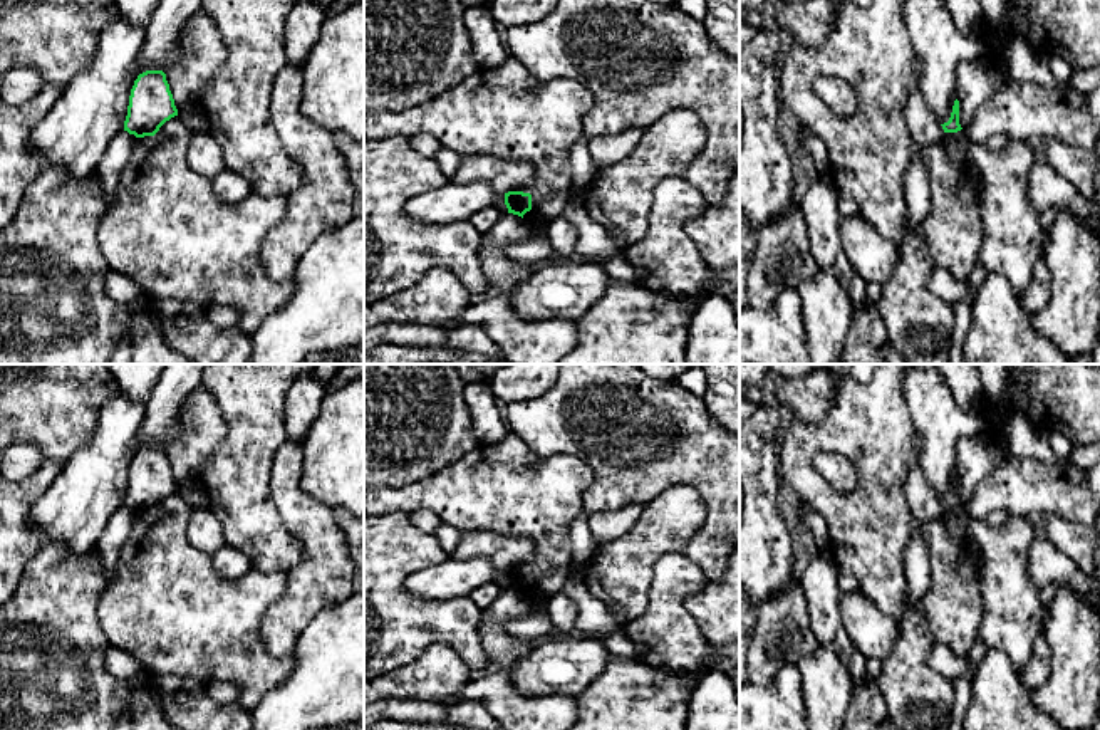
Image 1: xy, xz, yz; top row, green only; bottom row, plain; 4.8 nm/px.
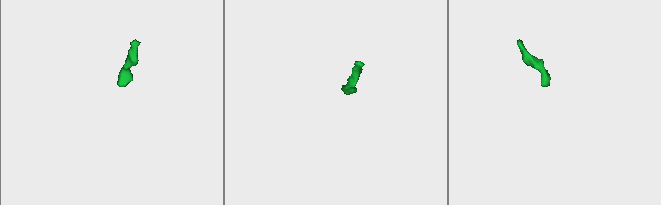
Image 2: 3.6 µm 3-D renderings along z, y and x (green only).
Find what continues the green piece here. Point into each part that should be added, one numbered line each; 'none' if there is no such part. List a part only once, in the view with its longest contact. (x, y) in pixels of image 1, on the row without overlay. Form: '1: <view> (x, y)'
none

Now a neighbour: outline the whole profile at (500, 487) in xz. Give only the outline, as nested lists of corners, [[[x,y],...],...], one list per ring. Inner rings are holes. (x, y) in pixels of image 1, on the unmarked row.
[[[508,431],[501,441],[478,448],[419,482],[399,487],[366,487],[364,515],[384,515],[394,510],[433,510],[446,525],[458,530],[490,530],[523,537],[535,544],[532,586],[523,594],[532,599],[562,592],[572,567],[570,527],[582,514],[584,492],[592,485],[594,472],[572,455],[552,455],[538,460],[523,440]]]

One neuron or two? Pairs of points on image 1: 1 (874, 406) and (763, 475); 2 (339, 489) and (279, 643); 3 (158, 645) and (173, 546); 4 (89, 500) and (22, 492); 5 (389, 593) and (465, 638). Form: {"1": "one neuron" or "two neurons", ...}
{"1": "two neurons", "2": "two neurons", "3": "one neuron", "4": "two neurons", "5": "one neuron"}

